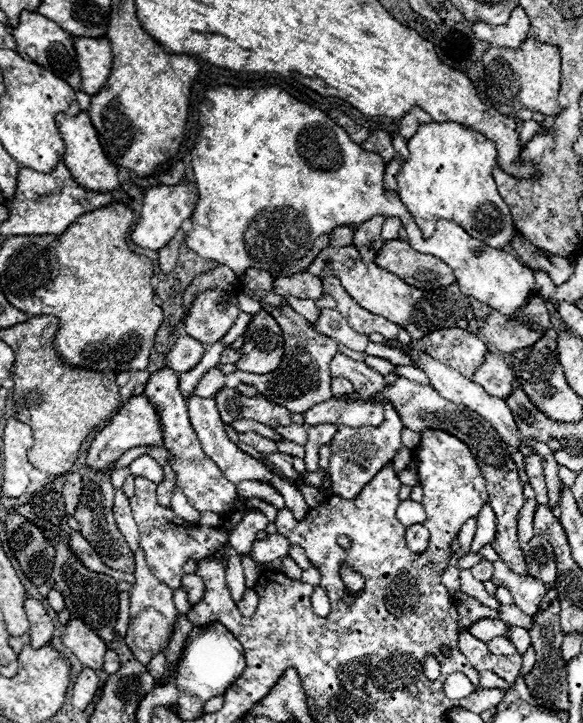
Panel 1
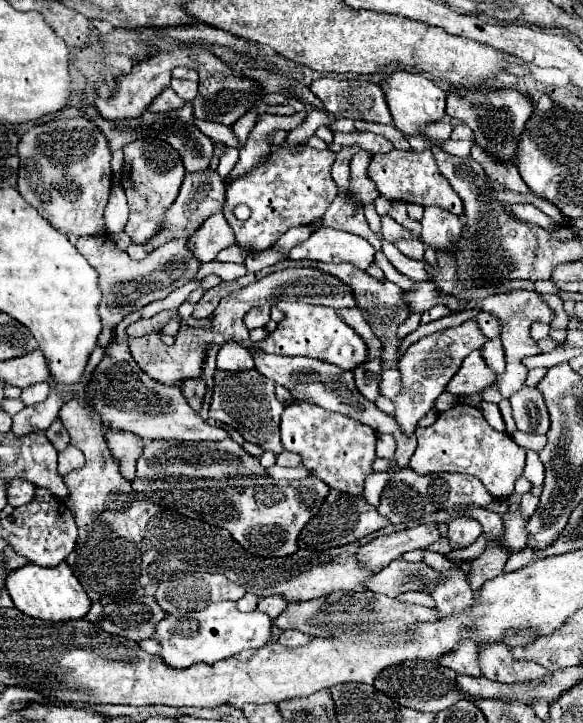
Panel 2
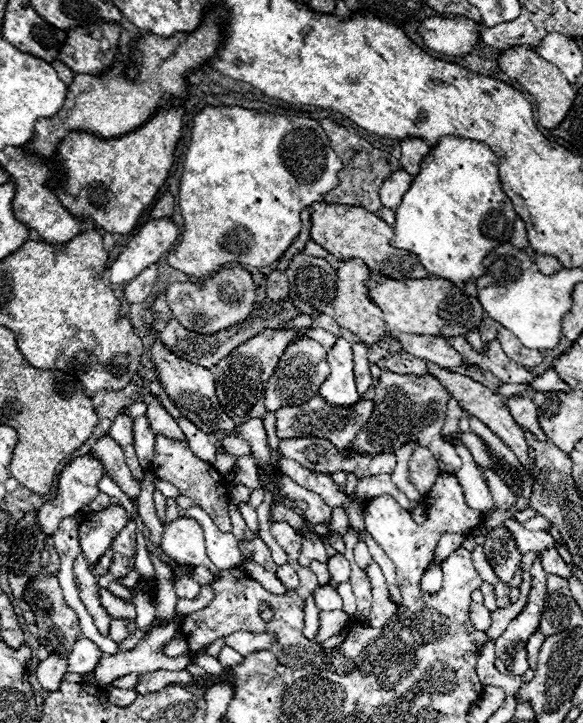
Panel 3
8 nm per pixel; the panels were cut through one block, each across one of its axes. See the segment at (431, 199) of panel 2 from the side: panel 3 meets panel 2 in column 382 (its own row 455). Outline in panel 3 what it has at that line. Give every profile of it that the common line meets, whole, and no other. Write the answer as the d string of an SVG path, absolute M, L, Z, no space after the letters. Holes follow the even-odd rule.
M156 436L156 450L152 458L152 472L158 478L174 484L180 494L192 498L204 512L210 514L214 524L222 532L232 532L230 516L228 516L228 488L224 476L220 476L208 462L200 460L188 446L188 440L170 440L166 436Z

